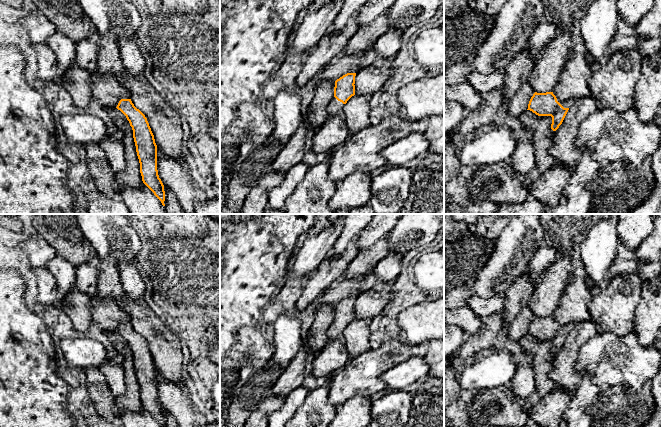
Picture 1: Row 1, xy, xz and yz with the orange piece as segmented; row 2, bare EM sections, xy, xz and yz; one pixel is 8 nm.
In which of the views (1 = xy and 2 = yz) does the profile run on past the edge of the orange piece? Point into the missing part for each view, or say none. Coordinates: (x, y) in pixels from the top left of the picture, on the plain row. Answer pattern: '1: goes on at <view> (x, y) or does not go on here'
1: does not go on here
2: goes on at yz (567, 327)

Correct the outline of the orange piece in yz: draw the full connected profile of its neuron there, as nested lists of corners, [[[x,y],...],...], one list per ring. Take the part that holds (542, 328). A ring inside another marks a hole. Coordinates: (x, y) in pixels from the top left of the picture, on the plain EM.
[[[535,316],[529,325],[527,334],[532,335],[538,340],[551,340],[551,353],[556,355],[562,348],[572,327],[573,324],[561,326],[553,316]]]

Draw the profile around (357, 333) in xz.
[[[355,318],[347,325],[343,331],[343,335],[349,357],[353,358],[373,348],[370,343],[370,334],[369,320]]]

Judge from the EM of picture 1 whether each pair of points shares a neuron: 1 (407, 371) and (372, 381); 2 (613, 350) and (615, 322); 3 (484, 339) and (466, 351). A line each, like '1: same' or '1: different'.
1: different
2: different
3: same

